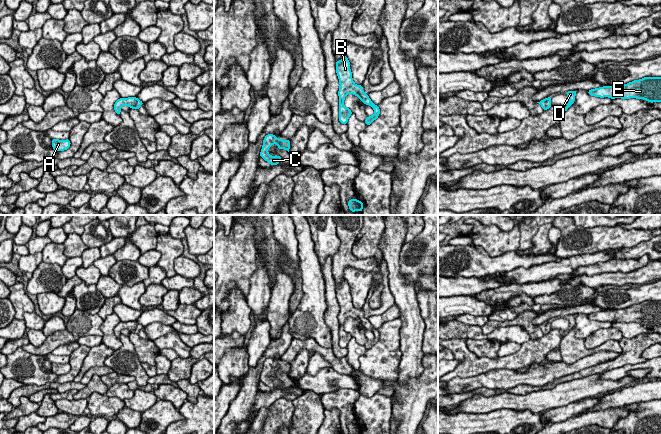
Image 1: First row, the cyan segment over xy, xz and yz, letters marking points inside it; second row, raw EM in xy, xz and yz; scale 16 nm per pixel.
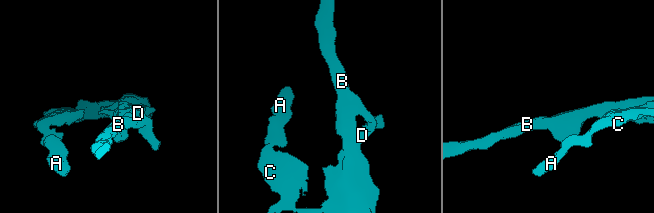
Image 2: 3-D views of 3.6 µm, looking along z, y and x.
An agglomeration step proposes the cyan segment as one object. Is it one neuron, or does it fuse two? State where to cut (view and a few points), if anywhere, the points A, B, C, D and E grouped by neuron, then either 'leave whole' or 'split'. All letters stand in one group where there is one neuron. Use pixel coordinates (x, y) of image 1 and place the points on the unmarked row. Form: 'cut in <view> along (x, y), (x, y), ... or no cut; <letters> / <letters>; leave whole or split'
no cut; A B C D E; leave whole

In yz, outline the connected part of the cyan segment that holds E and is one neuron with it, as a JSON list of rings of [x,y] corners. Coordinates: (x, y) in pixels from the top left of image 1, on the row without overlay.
[[[644,301],[624,309],[603,310],[588,314],[588,318],[600,322],[636,322],[658,327],[661,326],[661,301]]]

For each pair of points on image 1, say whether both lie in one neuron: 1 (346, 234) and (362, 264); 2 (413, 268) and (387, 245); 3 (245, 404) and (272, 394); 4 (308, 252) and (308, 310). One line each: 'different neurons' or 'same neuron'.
1: same neuron
2: different neurons
3: different neurons
4: same neuron

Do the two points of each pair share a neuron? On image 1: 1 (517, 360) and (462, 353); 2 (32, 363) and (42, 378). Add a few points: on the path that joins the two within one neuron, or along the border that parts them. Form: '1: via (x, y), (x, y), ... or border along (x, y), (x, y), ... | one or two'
1: via (503, 362), (476, 363) | one
2: via (32, 367), (38, 374) | one

